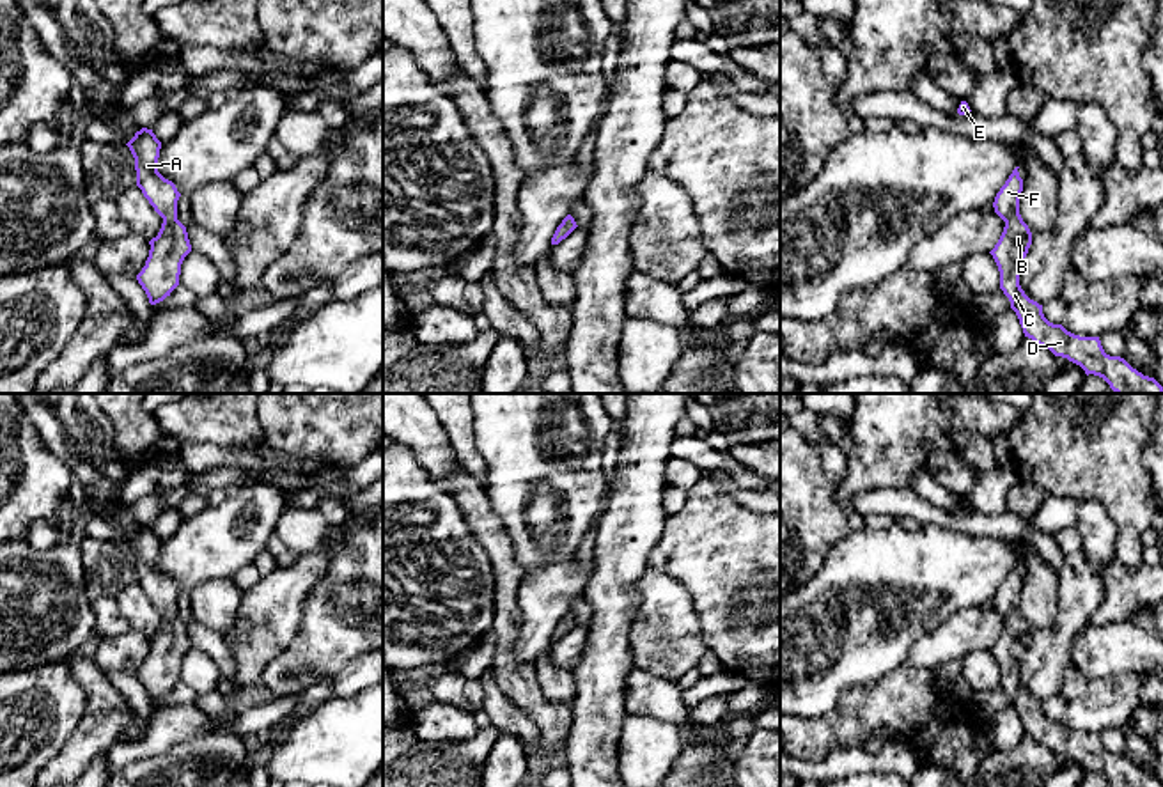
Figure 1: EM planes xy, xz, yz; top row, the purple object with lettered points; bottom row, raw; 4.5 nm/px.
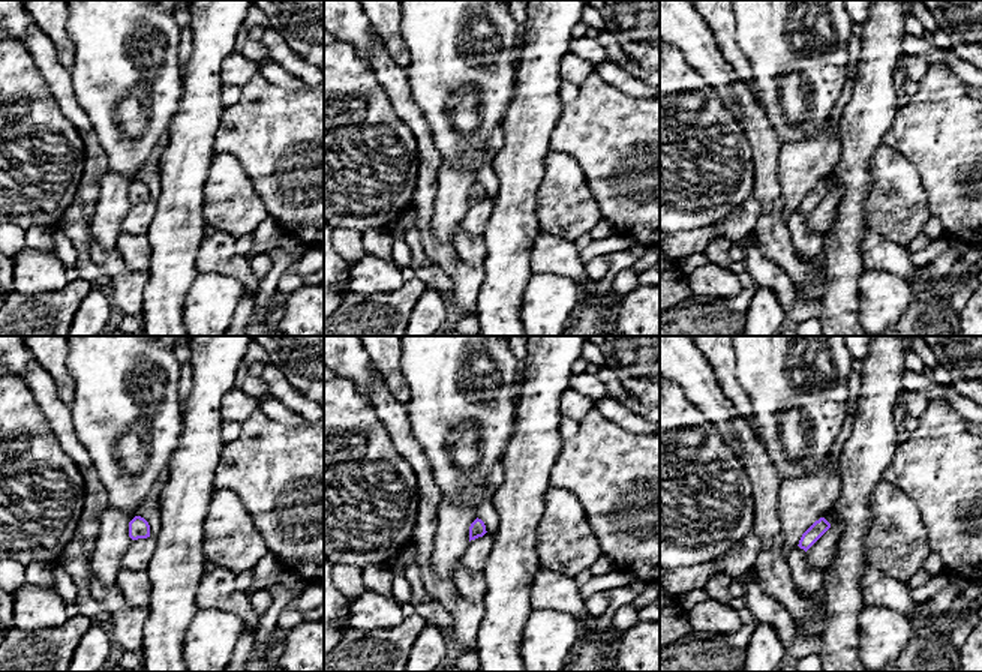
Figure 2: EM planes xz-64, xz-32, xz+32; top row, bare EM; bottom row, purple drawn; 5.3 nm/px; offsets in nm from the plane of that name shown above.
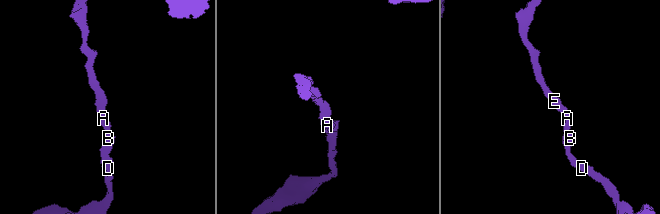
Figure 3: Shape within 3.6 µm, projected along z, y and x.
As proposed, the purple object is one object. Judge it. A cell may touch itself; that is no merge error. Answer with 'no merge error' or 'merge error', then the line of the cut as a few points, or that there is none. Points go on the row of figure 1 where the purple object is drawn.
no merge error; no cut

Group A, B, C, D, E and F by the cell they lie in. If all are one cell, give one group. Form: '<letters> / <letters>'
A B C D E F

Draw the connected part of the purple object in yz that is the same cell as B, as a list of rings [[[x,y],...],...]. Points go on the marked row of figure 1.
[[[1012,170],[995,197],[995,213],[1005,222],[1003,232],[989,252],[1000,271],[1000,289],[1011,301],[1025,337],[1050,349],[1055,356],[1080,365],[1085,374],[1103,378],[1115,394],[1163,394],[1163,386],[1133,369],[1124,358],[1104,353],[1099,337],[1080,337],[1062,324],[1050,323],[1042,305],[1030,300],[1019,285],[1019,268],[1032,245],[1032,232],[1019,214],[1023,179]]]

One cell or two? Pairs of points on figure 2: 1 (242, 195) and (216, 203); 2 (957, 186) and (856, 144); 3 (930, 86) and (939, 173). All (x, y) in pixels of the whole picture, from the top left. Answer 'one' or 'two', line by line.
1: one
2: two
3: one

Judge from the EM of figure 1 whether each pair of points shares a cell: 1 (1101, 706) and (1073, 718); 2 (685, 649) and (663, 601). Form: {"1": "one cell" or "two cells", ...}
{"1": "one cell", "2": "one cell"}

